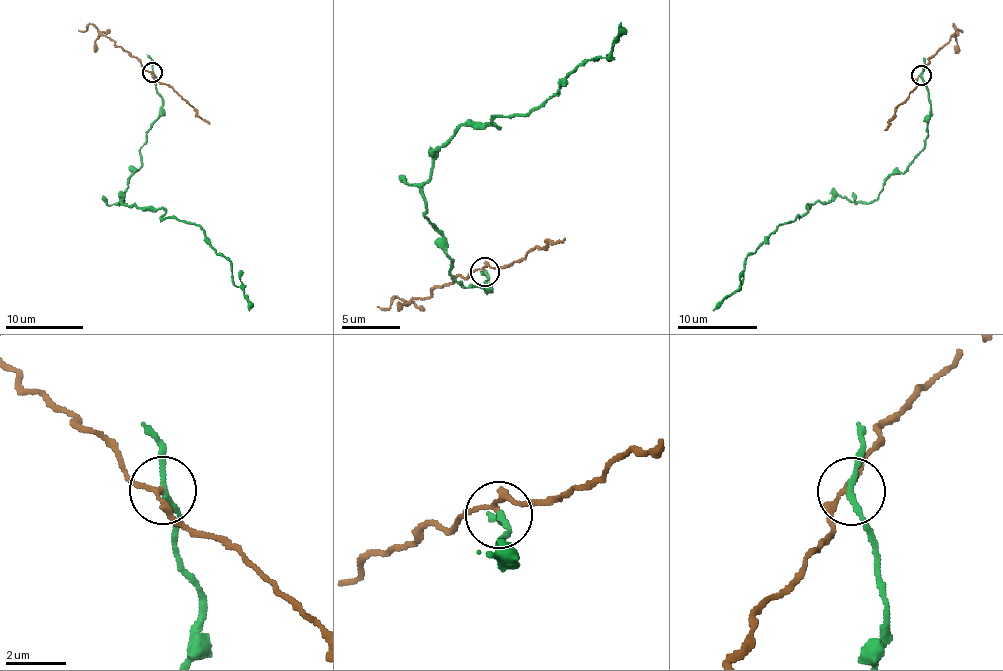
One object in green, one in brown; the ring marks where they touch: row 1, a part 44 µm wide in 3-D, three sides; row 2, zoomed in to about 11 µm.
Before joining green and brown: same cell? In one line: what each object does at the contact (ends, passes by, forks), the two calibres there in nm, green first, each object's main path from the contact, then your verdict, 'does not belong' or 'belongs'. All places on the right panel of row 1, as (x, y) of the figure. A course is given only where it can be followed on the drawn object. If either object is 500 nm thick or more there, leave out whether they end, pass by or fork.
green passes by; brown passes by; 180 nm thick on the green side, 130 nm on the other; green runs (921, 75), (926, 146), (908, 168), (875, 200), (814, 201), (780, 224), (746, 258), (740, 287), (712, 310); brown runs (921, 75), (928, 59), (956, 31), (953, 24), (962, 32), (961, 29); does not belong

